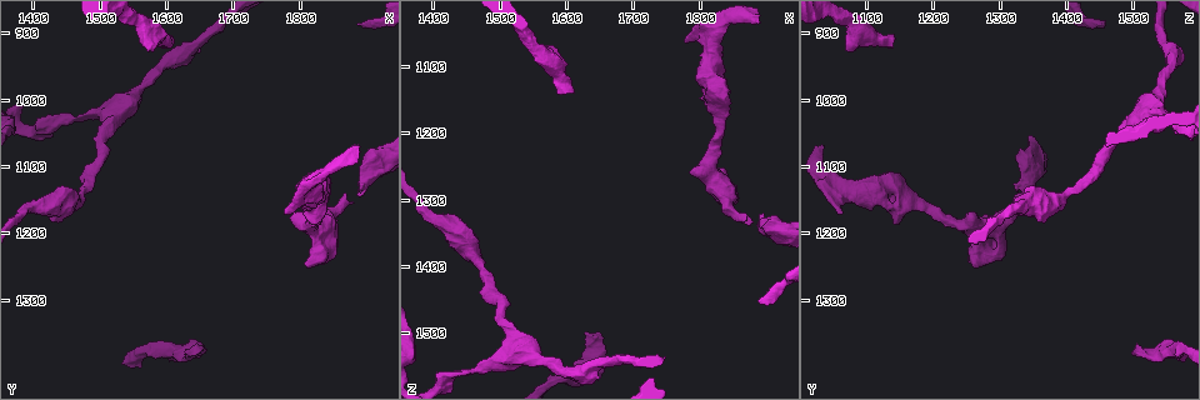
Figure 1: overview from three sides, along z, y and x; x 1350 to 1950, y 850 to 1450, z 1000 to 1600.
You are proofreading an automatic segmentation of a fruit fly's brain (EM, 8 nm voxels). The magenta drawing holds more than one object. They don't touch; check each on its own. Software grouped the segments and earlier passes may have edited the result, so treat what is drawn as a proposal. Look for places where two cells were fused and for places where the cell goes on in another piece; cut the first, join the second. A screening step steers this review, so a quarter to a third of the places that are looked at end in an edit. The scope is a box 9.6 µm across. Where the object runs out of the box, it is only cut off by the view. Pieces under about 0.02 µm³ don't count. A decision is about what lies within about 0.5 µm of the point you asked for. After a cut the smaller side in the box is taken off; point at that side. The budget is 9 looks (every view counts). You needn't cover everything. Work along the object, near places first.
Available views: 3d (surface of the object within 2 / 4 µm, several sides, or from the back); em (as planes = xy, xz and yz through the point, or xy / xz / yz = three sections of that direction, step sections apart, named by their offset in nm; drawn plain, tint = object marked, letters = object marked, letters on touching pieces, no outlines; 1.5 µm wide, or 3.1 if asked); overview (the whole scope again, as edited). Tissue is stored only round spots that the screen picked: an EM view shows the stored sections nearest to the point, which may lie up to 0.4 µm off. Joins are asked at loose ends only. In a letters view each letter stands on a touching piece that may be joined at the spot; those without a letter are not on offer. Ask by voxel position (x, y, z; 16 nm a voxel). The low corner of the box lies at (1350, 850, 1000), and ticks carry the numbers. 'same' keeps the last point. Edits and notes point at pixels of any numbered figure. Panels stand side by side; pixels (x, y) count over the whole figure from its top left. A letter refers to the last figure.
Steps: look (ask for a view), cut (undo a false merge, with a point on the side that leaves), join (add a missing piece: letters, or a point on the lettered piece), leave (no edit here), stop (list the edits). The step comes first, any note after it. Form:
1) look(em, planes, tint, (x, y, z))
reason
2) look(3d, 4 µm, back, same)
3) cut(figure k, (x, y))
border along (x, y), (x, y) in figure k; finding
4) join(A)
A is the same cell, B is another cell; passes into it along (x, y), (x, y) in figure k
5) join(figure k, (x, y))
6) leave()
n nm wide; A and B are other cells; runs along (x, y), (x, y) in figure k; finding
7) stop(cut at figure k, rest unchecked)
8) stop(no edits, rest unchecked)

look(3d, 4 µm, (1610, 910, 1140))
free end

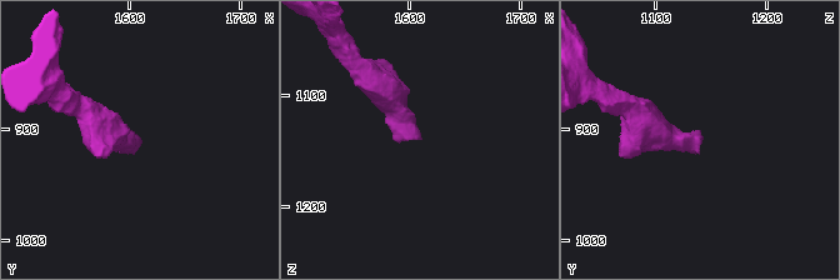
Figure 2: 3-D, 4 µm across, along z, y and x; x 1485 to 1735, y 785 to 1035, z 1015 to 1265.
look(em, planes, letters, (1614, 910, 1140))
now the EM

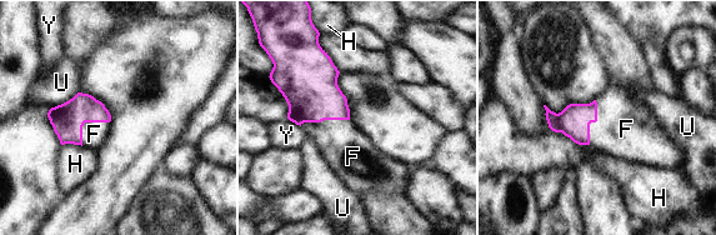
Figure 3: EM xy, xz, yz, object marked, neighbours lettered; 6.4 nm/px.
join(F)
F is the same cell, H, U and Y are other cells; passes into it along (309, 84), (324, 119), (344, 146) in figure 3; it goes on there

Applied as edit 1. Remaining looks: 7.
look(overview)

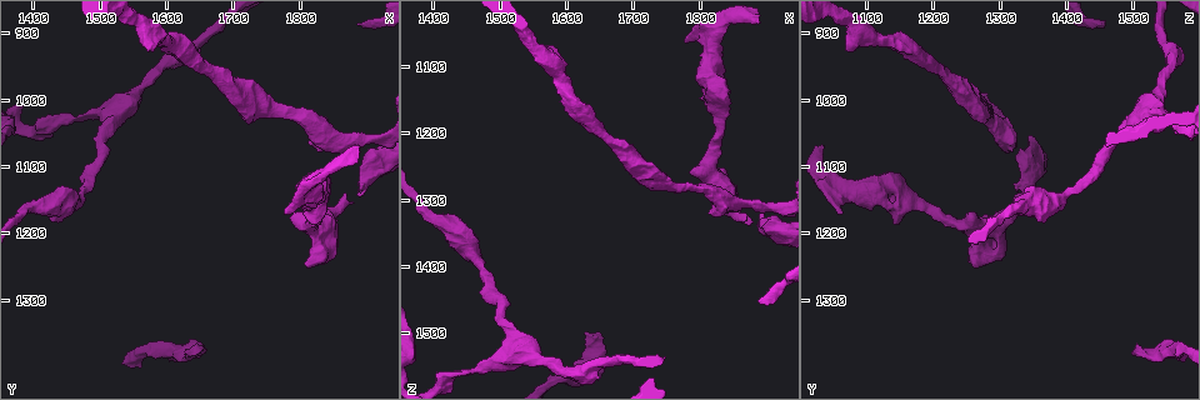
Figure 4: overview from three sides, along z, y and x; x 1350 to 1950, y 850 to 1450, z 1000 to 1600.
look(3d, 4 µm, (1810, 1245, 1260))

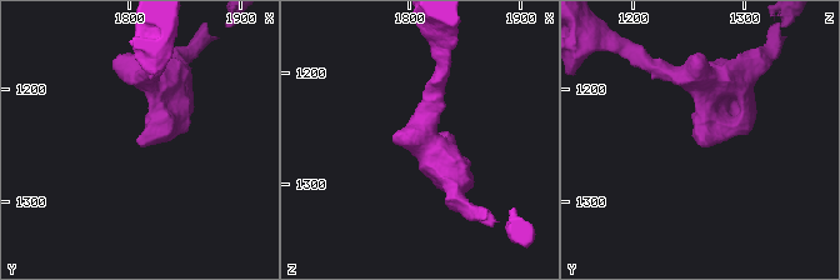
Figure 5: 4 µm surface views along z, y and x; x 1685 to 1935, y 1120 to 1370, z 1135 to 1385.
look(em, planes, letters, (1808, 1248, 1258))
need the tissue

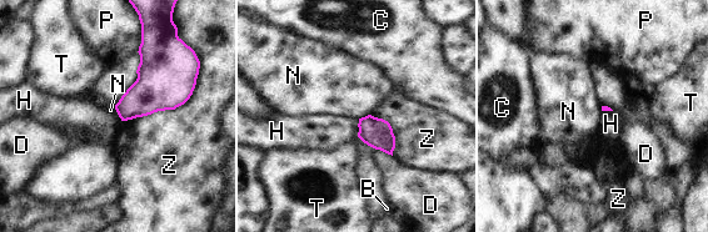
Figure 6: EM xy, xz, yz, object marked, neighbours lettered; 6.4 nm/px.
leave()
Z touches over 550 nm; B, C, D, H, N, P, T and Z are other cells; border along (114, 105), (121, 120) in figure 6; none of them fits

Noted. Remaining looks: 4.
look(em, planes, tint, (1460, 1030, 1555))
thin neck

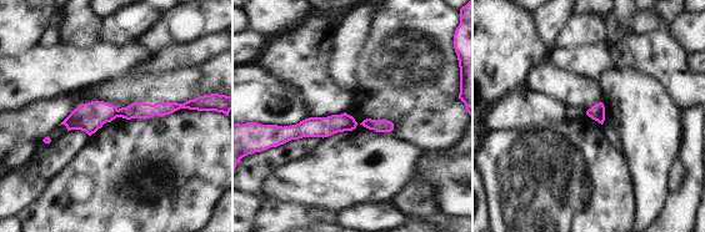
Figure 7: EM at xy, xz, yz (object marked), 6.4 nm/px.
look(em, planes, letters, same)

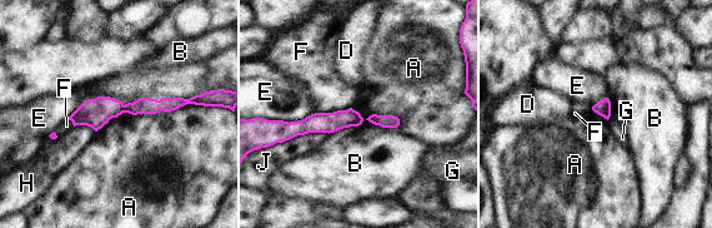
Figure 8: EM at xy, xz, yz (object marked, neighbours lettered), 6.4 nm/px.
cut(figure 8, (95, 113))
A, B, D, E, F, G, H and J are other cells; a second cell is stuck on

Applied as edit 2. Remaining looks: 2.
stop(join at figure 3, cut at figure 8, rest unchecked)

